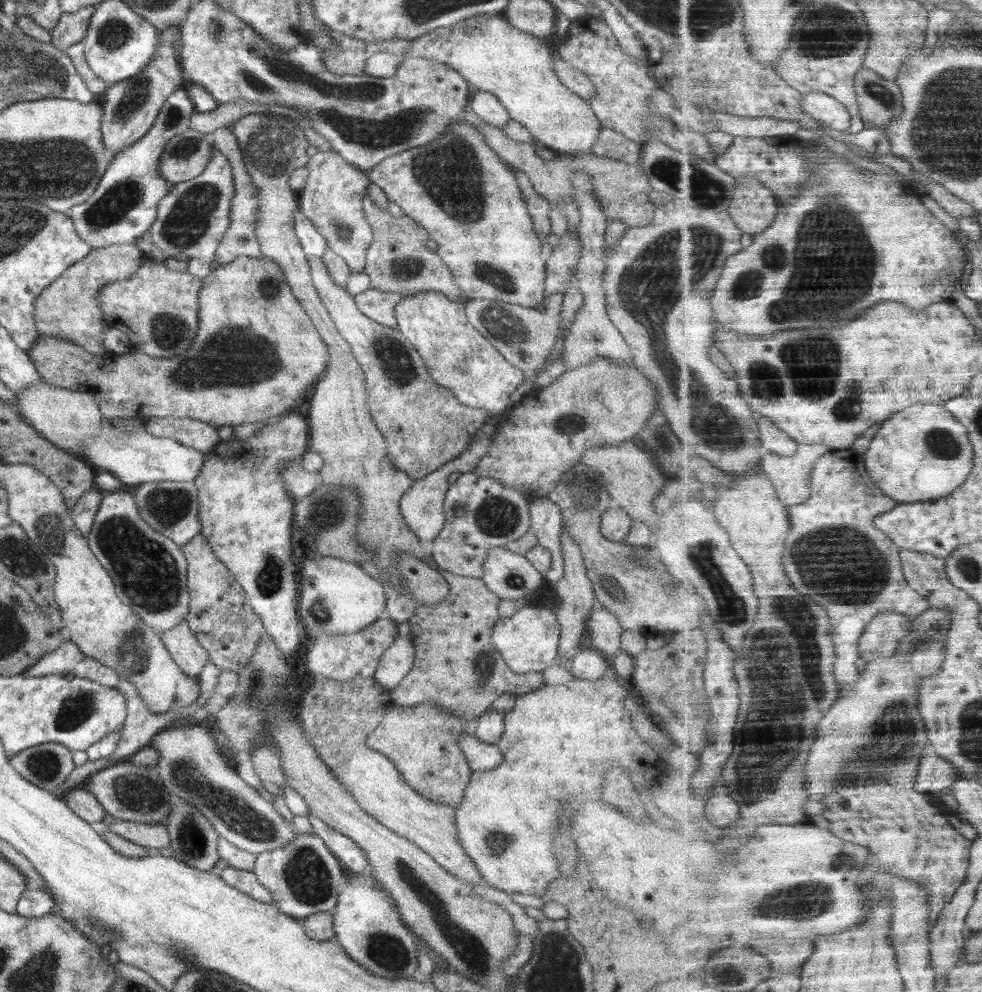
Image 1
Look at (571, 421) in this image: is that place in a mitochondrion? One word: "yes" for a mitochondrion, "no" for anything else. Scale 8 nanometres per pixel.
yes

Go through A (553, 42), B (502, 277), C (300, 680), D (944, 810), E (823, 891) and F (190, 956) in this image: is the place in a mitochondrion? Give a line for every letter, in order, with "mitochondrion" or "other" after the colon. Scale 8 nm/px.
A: other
B: mitochondrion
C: other
D: other
E: mitochondrion
F: mitochondrion

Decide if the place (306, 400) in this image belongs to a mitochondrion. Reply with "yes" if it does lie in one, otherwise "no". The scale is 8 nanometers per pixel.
no

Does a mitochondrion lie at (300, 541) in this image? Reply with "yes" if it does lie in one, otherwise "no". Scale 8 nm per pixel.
yes

